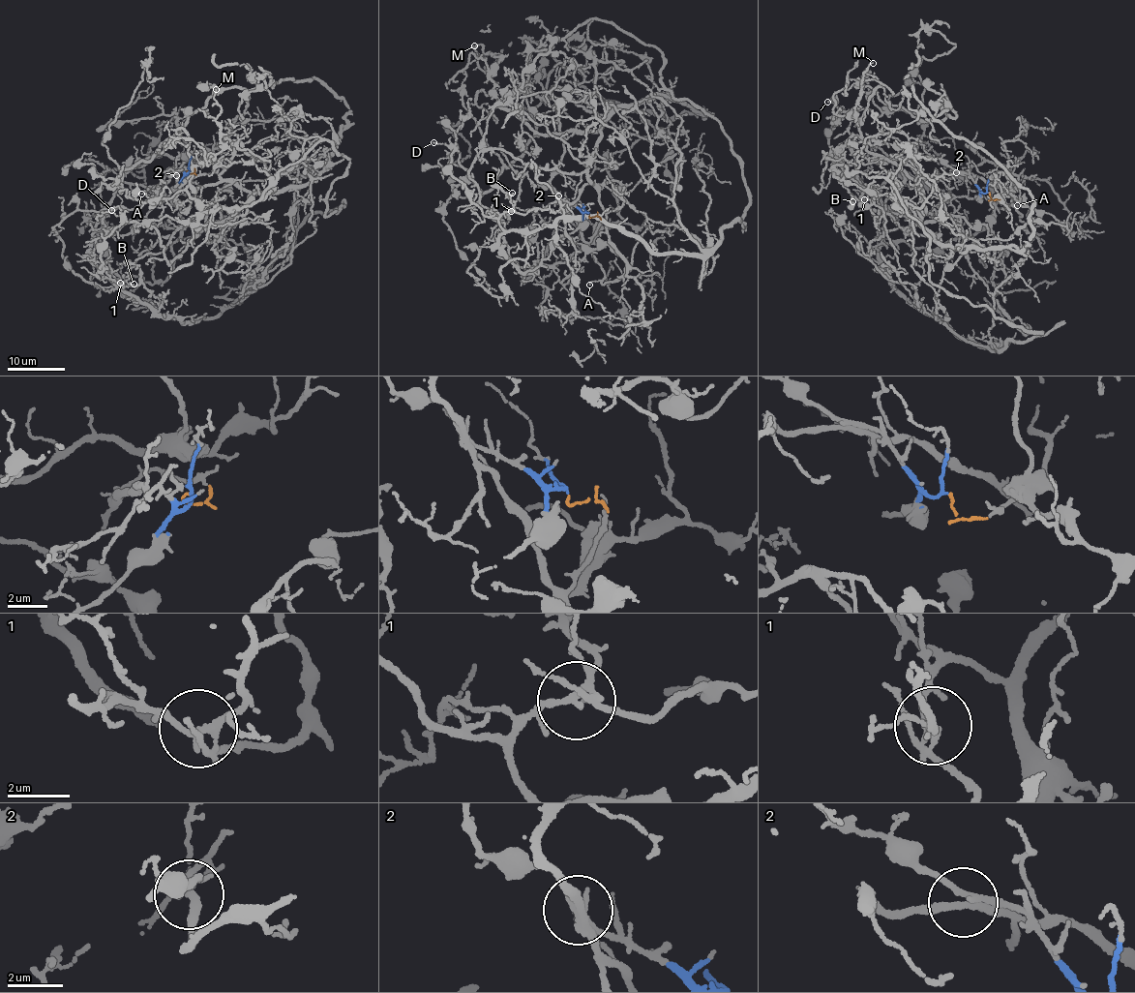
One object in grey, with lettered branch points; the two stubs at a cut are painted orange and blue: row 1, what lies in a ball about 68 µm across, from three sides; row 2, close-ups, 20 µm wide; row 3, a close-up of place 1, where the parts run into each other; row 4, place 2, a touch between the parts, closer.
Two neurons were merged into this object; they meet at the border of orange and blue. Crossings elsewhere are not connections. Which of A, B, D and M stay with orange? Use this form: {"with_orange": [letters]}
{"with_orange": ["A", "M"]}

